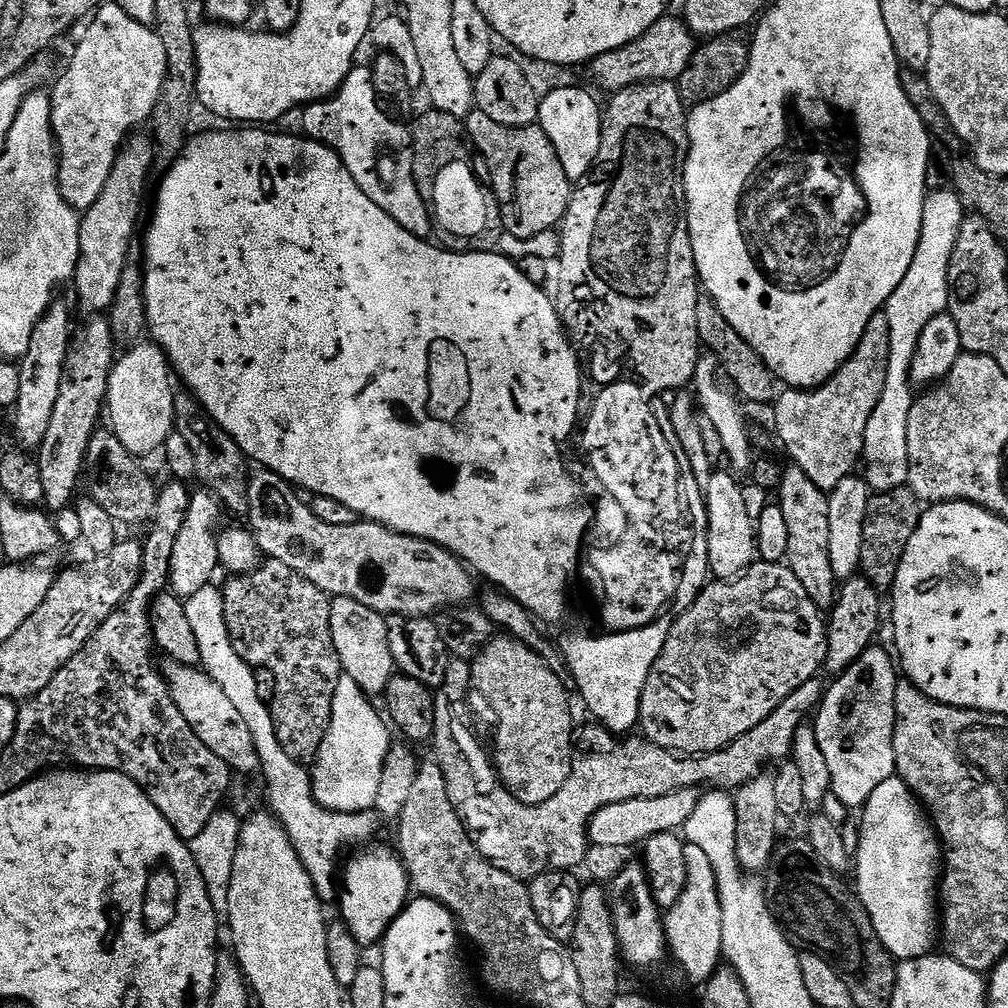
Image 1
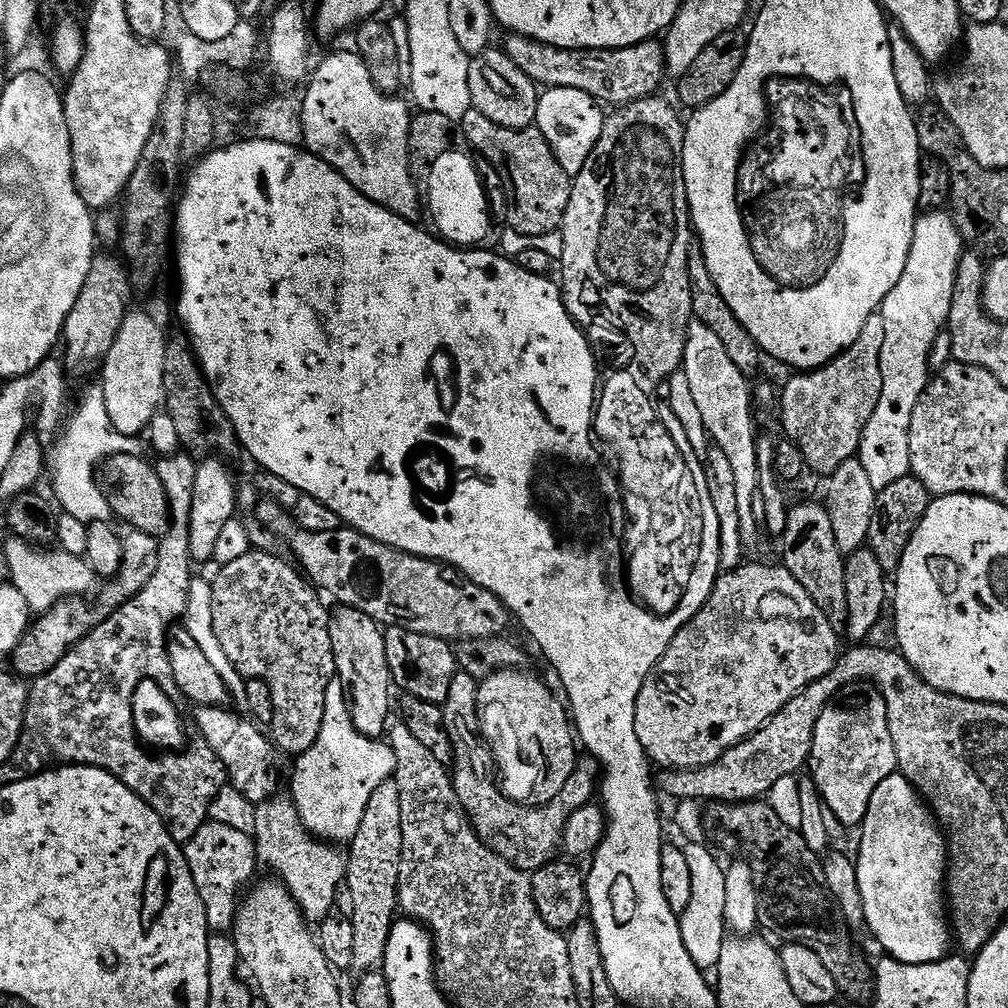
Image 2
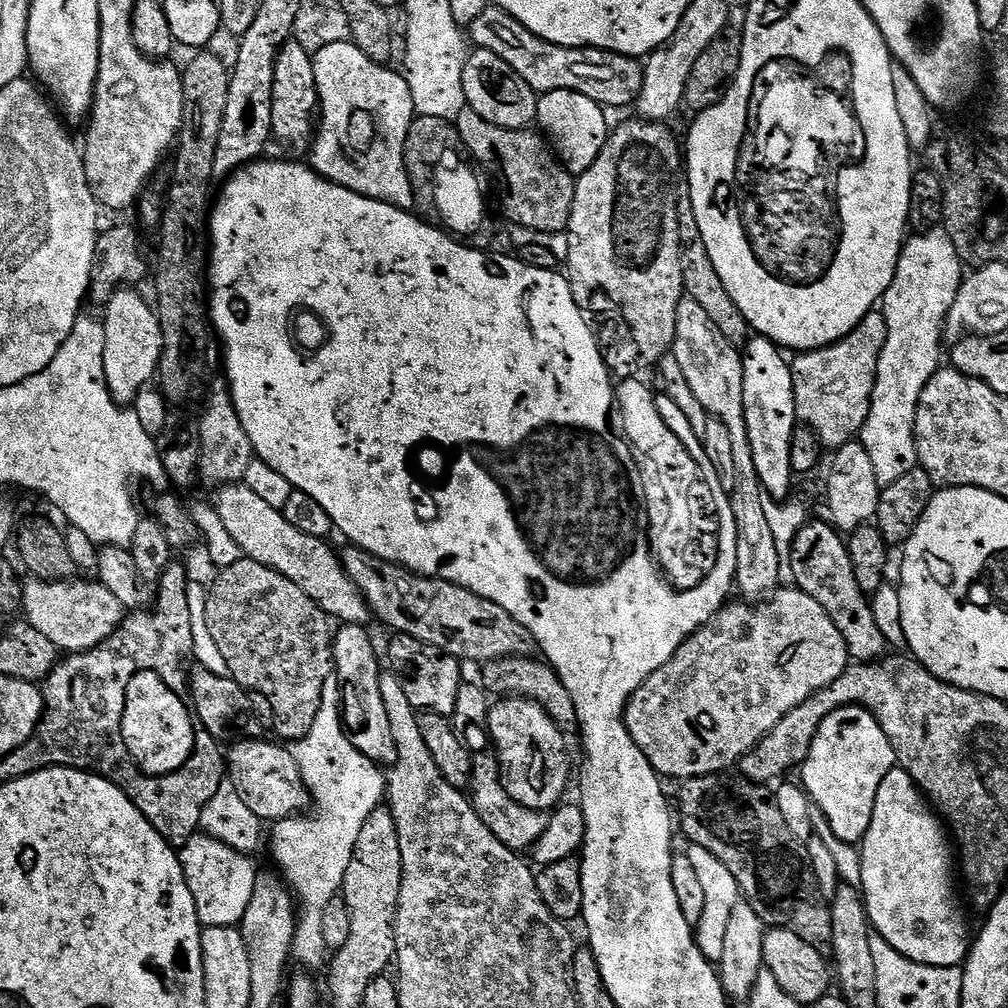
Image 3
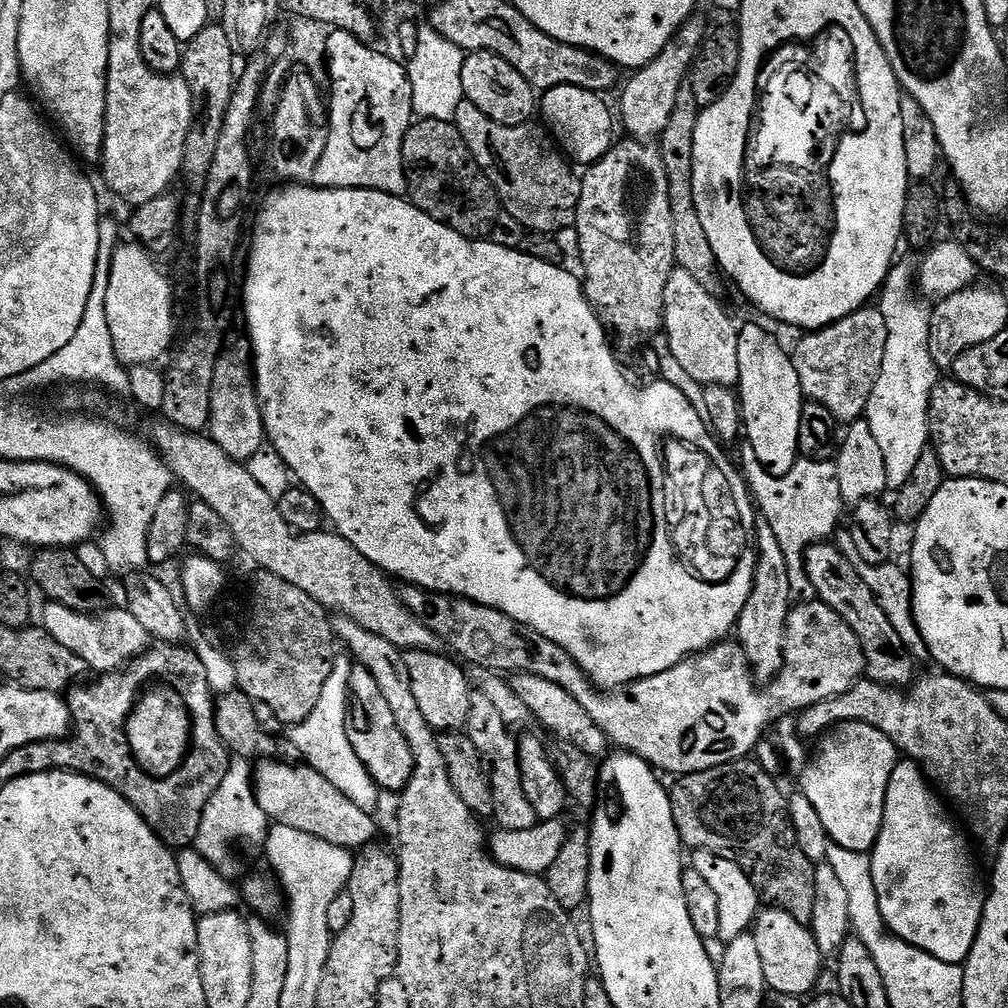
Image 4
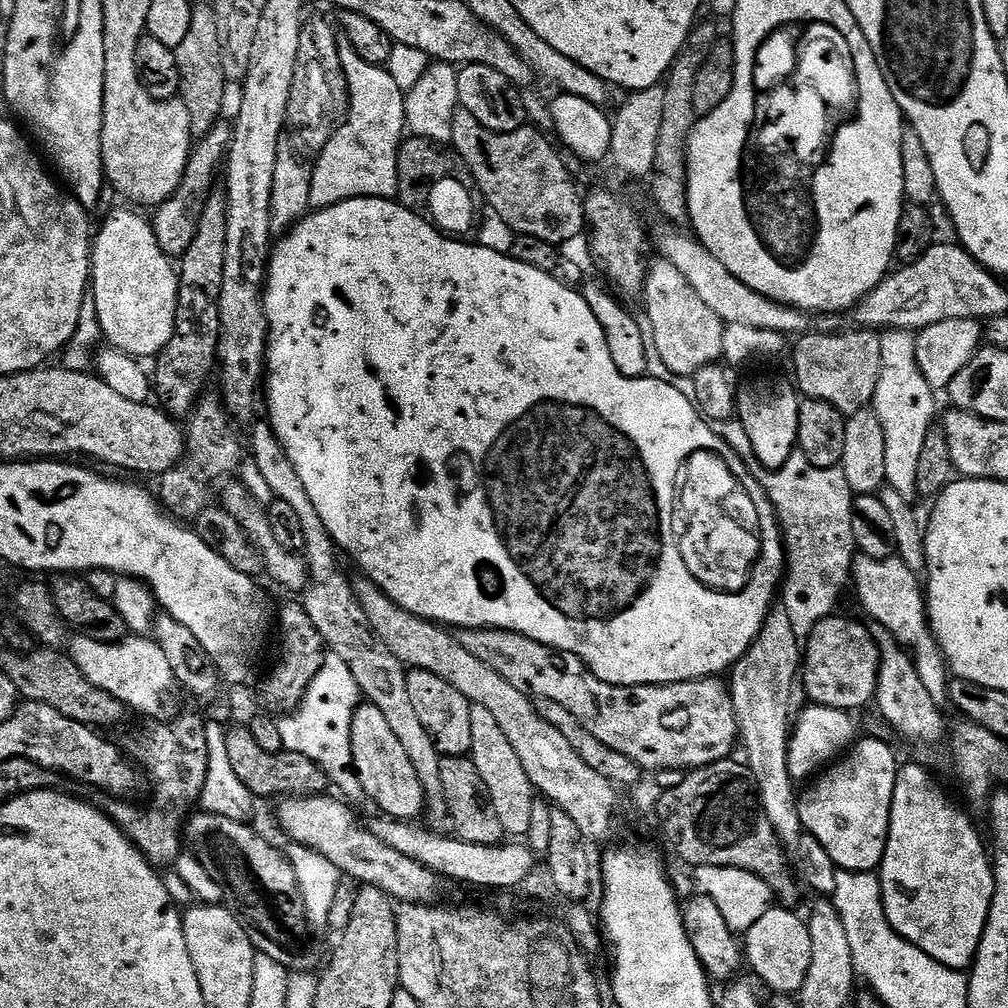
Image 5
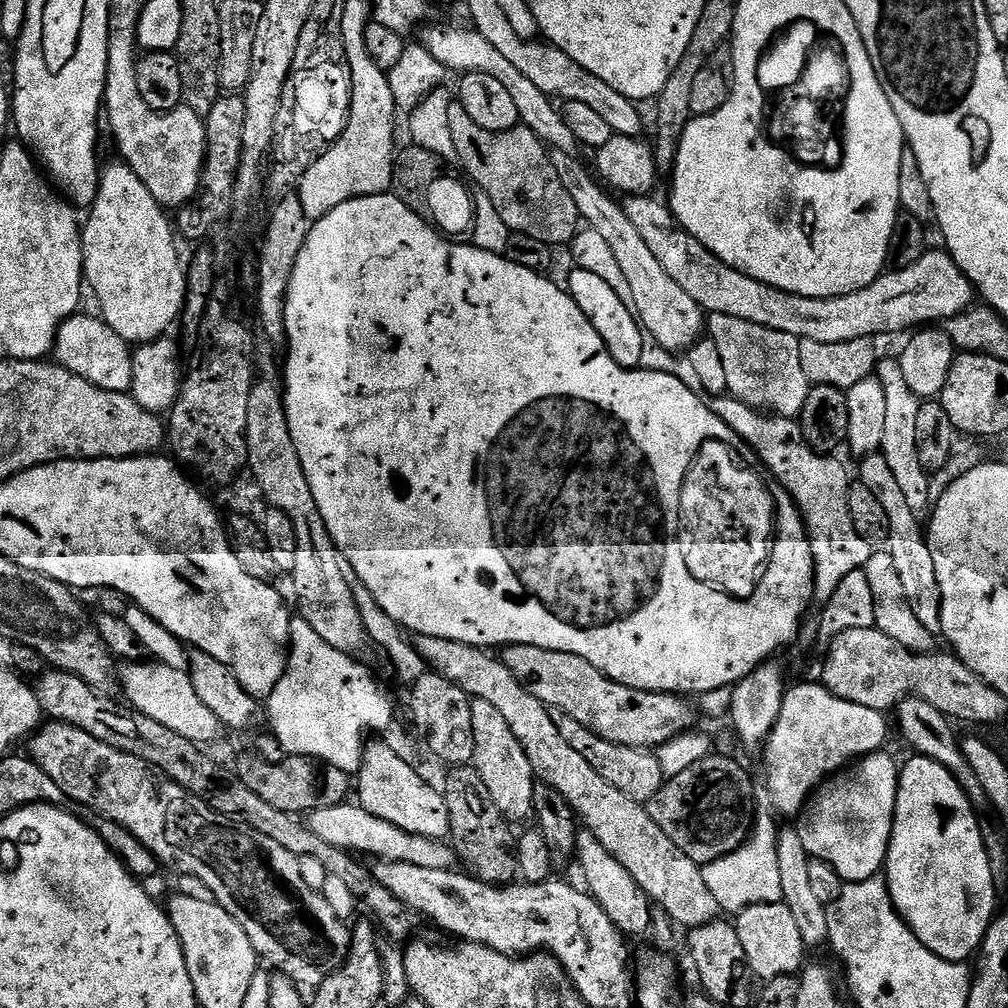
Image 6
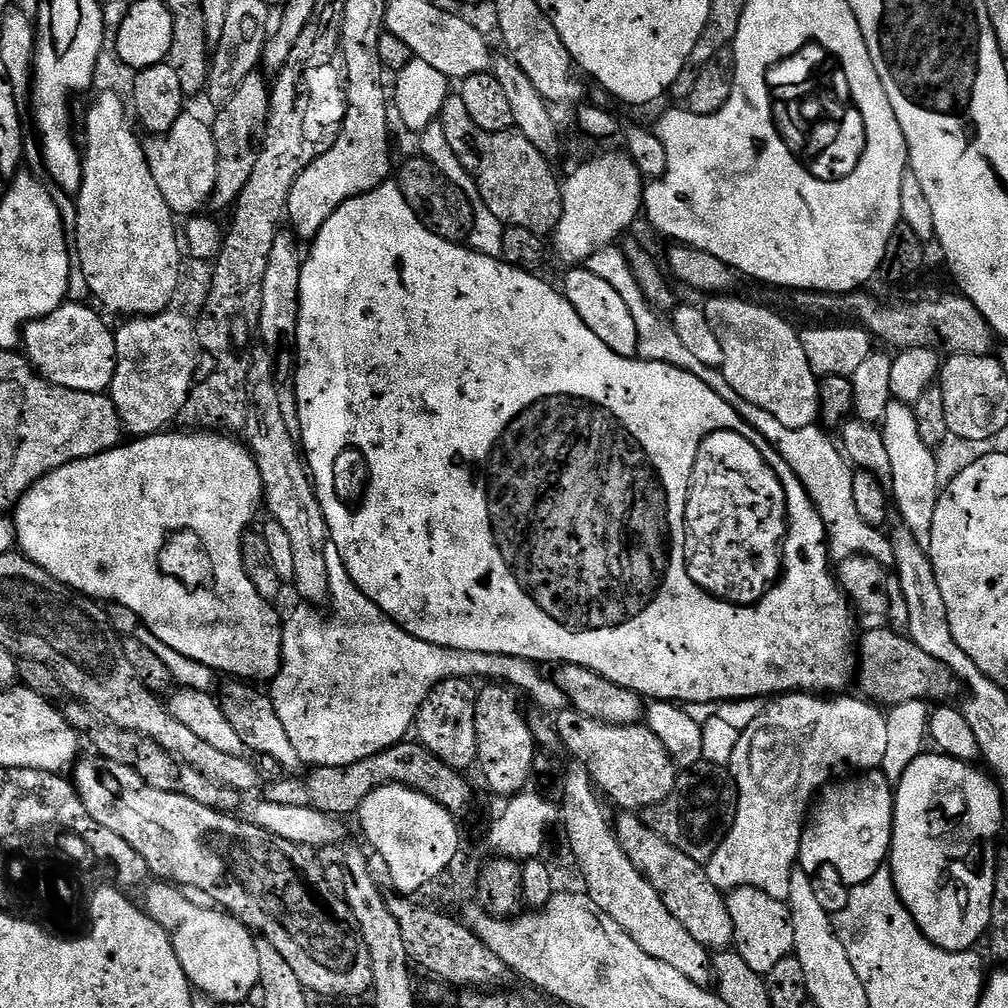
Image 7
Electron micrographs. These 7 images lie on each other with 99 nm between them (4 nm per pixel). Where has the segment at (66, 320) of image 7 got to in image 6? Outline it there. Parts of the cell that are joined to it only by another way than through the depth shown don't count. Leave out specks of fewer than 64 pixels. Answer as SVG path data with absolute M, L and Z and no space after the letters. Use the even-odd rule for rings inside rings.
M77 314L62 322L54 345L55 363L70 370L70 374L78 374L78 378L86 378L86 382L111 392L131 393L134 378L132 354L133 349L128 341L114 334L111 326L96 314Z

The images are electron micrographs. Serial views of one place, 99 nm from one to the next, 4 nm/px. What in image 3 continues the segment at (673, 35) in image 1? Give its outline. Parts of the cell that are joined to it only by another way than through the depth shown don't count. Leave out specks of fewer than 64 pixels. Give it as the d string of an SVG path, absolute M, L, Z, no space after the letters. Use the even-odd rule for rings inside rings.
M489 6L470 25L470 40L476 48L489 48L502 62L506 62L530 86L543 94L554 90L570 90L586 94L605 109L635 105L644 81L644 64L635 56L623 56L617 52L604 52L600 48L563 48L554 42L538 38L518 18L506 10Z

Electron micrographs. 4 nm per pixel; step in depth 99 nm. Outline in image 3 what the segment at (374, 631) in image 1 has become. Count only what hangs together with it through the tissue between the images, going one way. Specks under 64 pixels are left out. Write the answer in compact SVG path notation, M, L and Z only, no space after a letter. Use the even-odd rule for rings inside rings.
M346 624L335 633L332 641L334 672L338 680L340 676L344 683L342 719L348 737L357 750L376 764L392 766L396 763L394 734L390 730L390 718L386 714L386 702L380 689L380 660L376 657L376 648L372 645L368 630L363 624Z

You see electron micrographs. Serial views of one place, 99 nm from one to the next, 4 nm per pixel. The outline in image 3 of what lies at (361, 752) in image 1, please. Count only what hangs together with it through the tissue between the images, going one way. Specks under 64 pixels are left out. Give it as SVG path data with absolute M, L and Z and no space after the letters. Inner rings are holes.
M329 695L325 698L310 734L295 741L290 751L294 762L298 762L298 770L309 790L314 808L316 804L316 816L308 817L308 814L300 814L293 819L279 821L273 827L276 829L272 832L272 856L276 859L277 866L275 867L282 873L283 879L299 904L296 936L292 939L291 959L295 963L297 960L298 963L305 964L308 968L322 967L323 969L330 952L322 936L323 911L326 910L331 899L341 895L346 878L346 866L350 866L350 858L354 854L358 834L362 834L362 826L366 826L366 820L370 818L373 810L381 807L383 800L380 799L383 796L385 799L386 776L380 773L383 772L381 765L366 758L366 754L362 754L352 745L342 719L342 700L339 695Z

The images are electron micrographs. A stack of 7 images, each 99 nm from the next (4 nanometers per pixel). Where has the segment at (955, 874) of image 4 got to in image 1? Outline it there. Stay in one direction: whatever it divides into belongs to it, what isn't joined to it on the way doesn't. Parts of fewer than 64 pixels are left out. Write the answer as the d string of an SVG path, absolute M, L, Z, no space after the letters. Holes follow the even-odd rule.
M894 775L864 803L864 817L858 820L860 844L854 853L855 891L858 899L868 912L874 930L886 946L886 950L897 961L913 960L929 955L932 943L938 940L938 881L942 876L942 845L916 795L906 786L906 782Z

